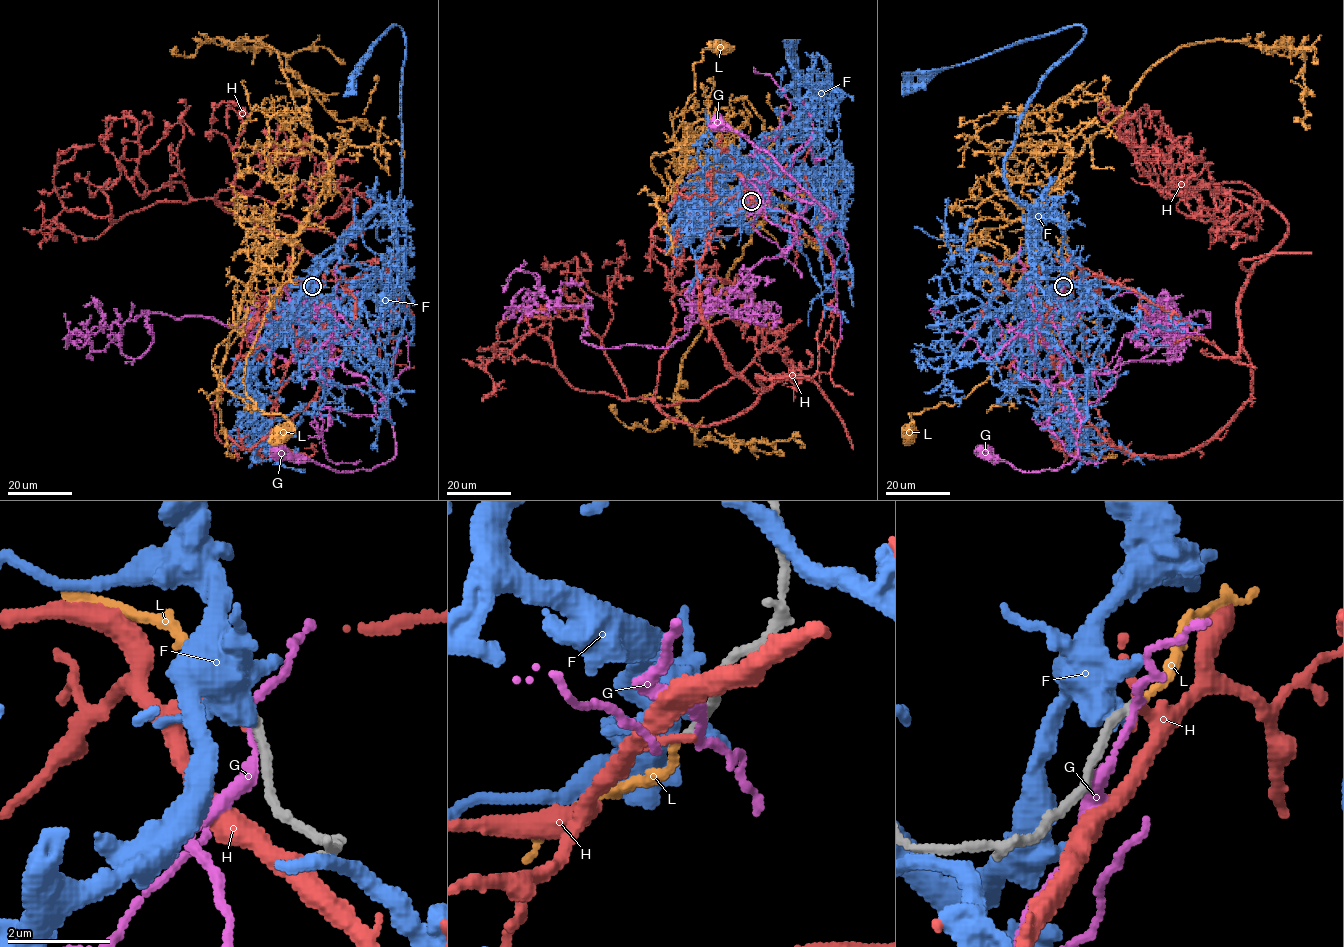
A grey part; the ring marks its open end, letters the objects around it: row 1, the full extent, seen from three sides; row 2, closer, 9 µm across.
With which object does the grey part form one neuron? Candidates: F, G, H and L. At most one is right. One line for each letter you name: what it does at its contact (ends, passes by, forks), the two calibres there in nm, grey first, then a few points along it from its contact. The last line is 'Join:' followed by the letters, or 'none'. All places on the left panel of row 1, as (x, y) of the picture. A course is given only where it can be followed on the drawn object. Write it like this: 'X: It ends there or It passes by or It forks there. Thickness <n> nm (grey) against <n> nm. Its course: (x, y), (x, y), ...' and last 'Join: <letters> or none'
L: It ends there. Thickness 180 nm (grey) against 150 nm
Join: L

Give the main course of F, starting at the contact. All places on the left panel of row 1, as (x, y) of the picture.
F: (313, 287), (312, 269), (326, 268), (400, 195), (402, 28), (373, 44), (344, 95)

